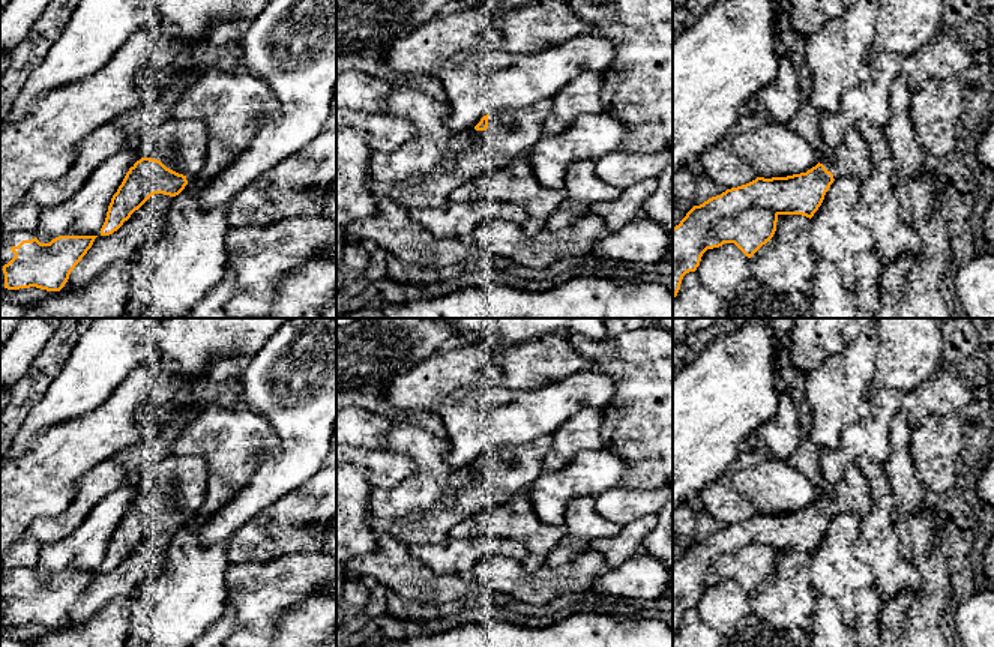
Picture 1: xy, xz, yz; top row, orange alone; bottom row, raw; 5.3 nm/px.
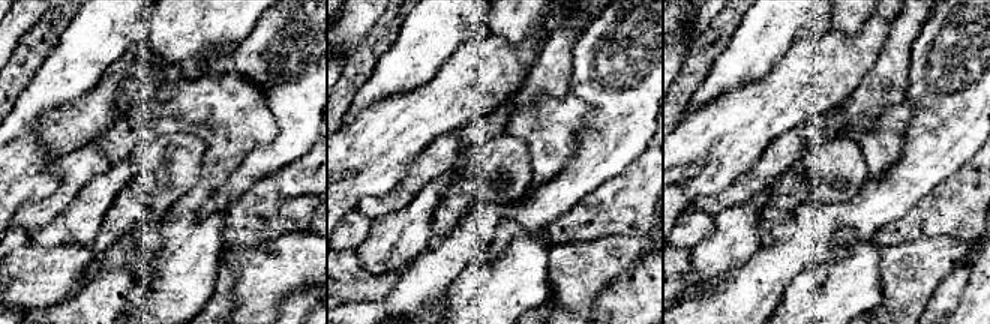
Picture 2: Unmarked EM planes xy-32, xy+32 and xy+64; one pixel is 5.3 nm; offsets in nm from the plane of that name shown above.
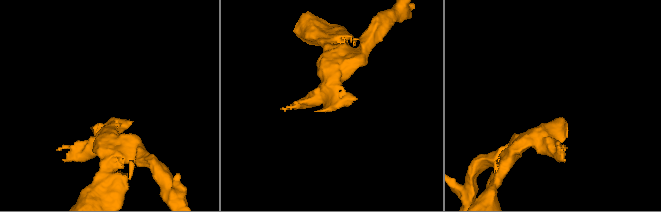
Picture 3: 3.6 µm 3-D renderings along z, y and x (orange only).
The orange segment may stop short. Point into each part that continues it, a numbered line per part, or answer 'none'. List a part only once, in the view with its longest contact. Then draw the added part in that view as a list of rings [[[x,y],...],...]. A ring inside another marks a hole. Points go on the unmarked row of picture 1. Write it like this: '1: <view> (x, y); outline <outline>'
1: xy (182, 481); outline [[[197,455],[153,459],[135,480],[140,491],[161,497],[191,519],[209,498],[209,467]]]

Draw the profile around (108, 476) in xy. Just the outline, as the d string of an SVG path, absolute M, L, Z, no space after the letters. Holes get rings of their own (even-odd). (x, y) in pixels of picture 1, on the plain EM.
M108 458L75 482L72 503L54 518L38 518L27 528L41 546L54 543L75 530L90 510L107 495L128 483L126 470L116 458Z

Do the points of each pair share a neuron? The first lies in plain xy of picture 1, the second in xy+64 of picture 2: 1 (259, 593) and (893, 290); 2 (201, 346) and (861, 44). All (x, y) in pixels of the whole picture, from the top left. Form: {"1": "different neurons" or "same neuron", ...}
{"1": "same neuron", "2": "different neurons"}

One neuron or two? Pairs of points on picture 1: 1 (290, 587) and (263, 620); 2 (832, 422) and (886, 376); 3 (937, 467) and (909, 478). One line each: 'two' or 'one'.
1: one
2: two
3: two

